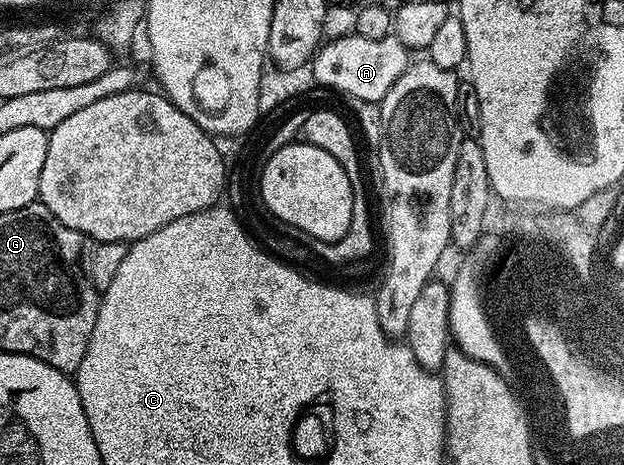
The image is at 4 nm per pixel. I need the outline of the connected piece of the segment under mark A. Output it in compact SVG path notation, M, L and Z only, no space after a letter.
M356 33L341 35L324 44L311 60L313 79L321 87L330 87L333 91L342 91L353 99L362 99L365 103L380 104L381 99L399 81L411 62L410 48L395 37L371 41L371 37L359 37Z

